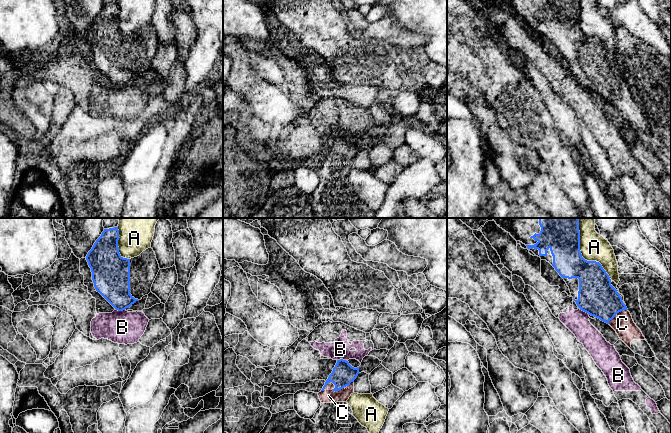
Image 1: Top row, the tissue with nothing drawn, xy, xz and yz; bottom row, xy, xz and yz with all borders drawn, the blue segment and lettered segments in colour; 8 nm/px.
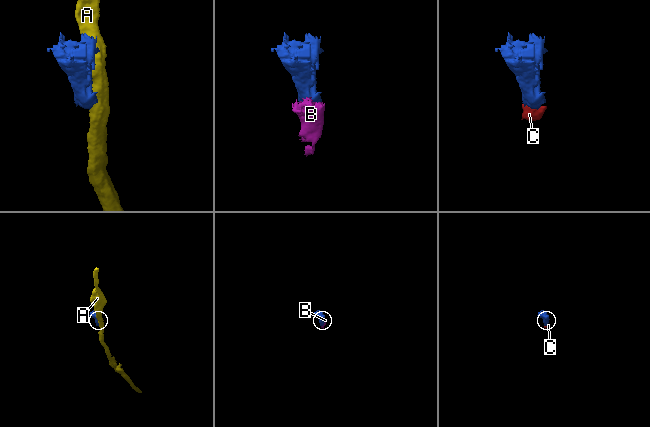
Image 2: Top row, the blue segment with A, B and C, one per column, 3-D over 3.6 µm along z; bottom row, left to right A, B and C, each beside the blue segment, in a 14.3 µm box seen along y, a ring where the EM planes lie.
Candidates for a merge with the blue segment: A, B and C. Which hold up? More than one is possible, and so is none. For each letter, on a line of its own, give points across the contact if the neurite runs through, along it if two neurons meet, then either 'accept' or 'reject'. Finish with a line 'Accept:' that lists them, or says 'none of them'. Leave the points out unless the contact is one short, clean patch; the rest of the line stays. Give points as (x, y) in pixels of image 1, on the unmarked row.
A: reject
B: border yz (579, 85), (589, 90); reject
C: way xz (343, 149), (340, 160), (334, 166), (328, 171); accept
Accept: C

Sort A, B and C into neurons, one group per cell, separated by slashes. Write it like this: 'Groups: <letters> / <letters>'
Groups: A / B / C

